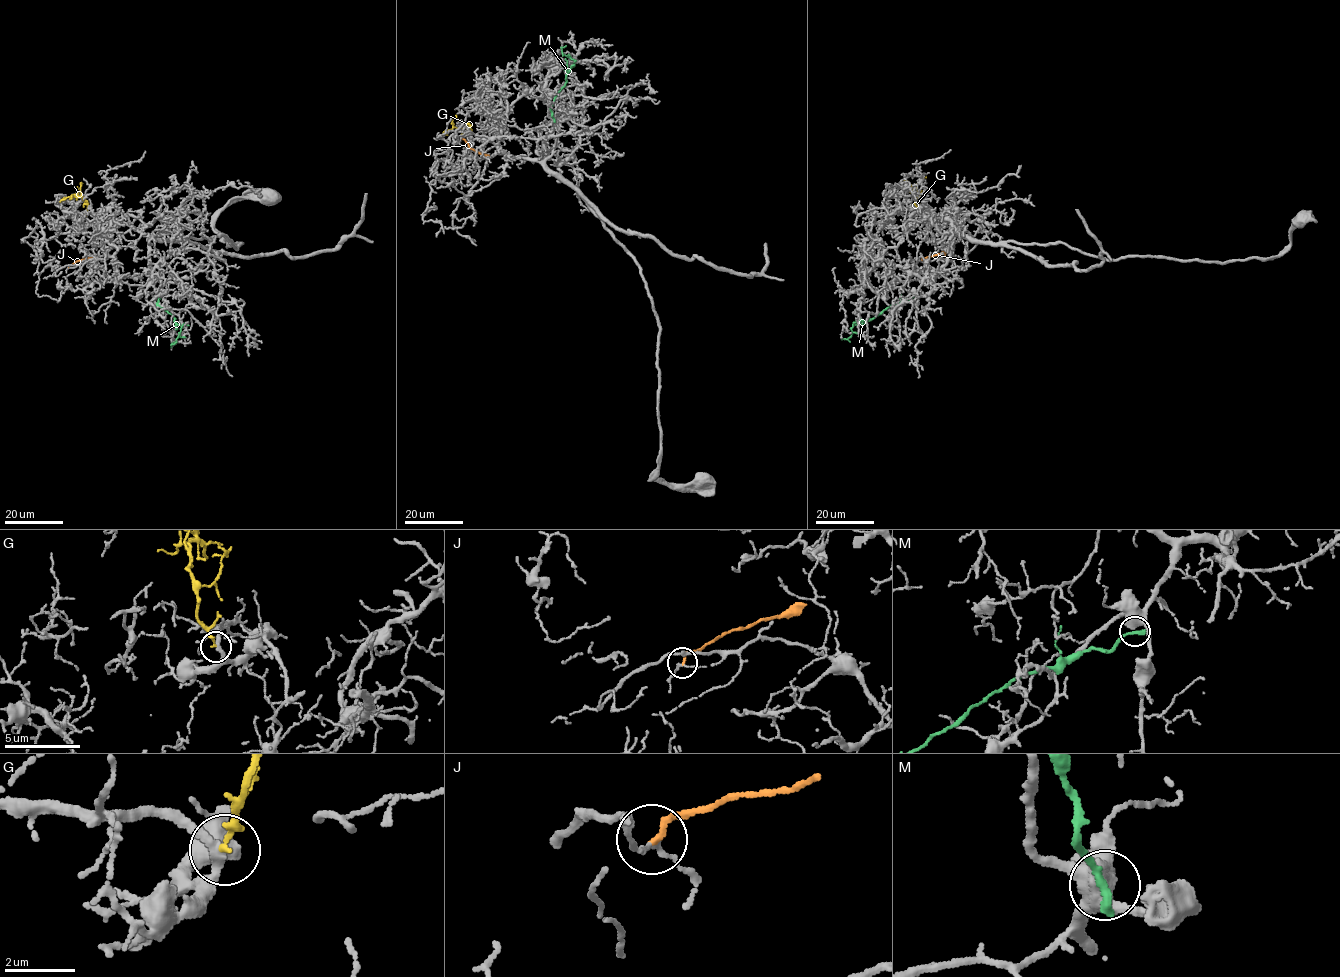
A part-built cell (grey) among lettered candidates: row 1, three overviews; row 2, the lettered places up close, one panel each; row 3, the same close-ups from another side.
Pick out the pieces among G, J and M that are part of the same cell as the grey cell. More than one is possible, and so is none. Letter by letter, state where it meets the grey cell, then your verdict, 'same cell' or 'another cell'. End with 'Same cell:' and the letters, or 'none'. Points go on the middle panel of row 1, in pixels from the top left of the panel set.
G: contact (470, 130); same cell
J: contact (461, 137); another cell
M: contact (554, 119); another cell
Same cell: G

